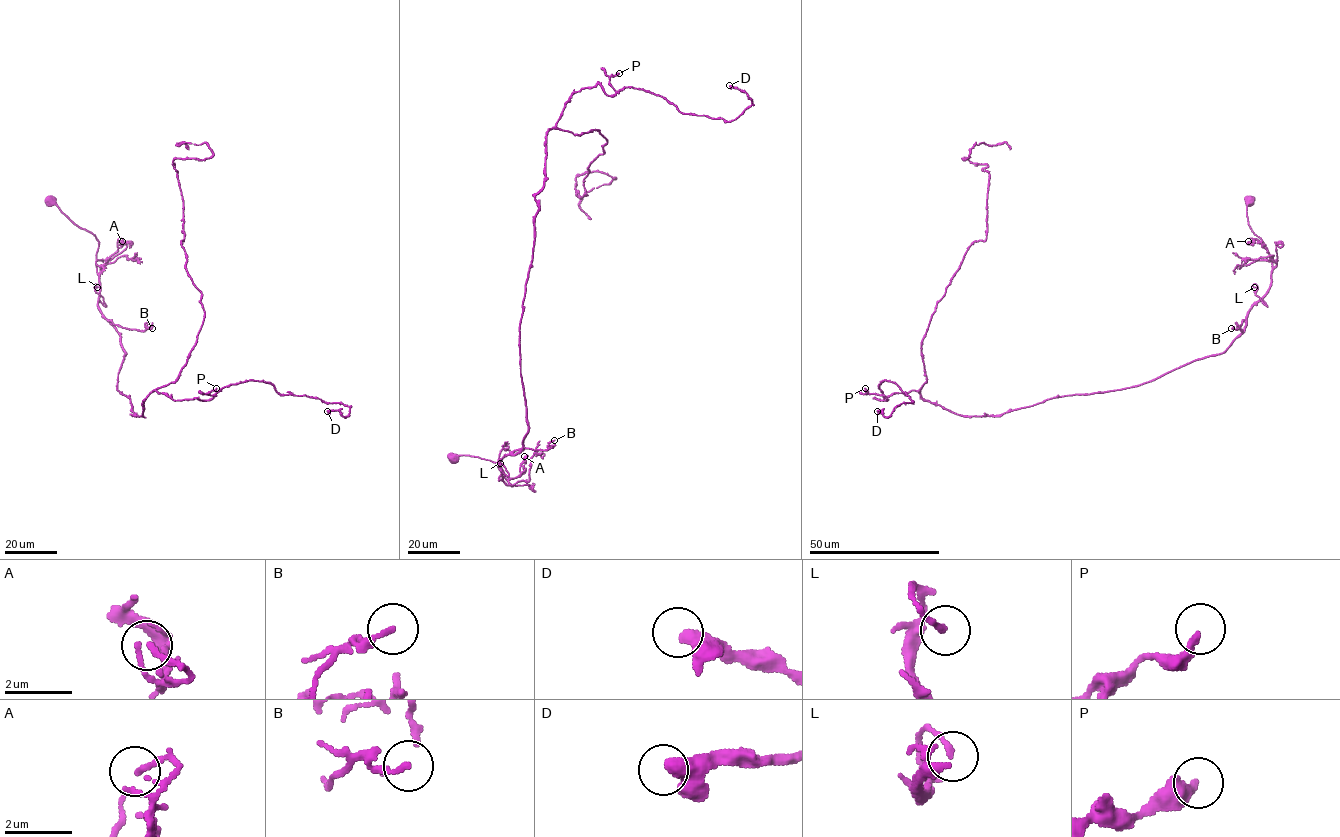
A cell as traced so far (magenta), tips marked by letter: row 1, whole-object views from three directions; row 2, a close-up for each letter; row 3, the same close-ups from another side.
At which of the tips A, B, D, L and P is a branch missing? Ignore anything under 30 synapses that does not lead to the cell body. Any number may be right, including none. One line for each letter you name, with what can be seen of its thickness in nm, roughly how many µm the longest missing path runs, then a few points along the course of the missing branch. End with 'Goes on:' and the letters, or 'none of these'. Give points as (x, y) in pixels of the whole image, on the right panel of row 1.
Goes on: none of these

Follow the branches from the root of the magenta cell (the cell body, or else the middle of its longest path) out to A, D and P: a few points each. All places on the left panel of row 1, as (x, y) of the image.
A: (50, 200), (96, 237), (98, 273), (117, 250), (118, 241), (124, 244), (122, 241)
D: (50, 200), (98, 241), (133, 416), (154, 390), (248, 380), (349, 407), (327, 411)
P: (50, 200), (98, 241), (97, 308), (120, 335), (117, 390), (133, 416), (154, 390), (210, 400), (216, 388)

